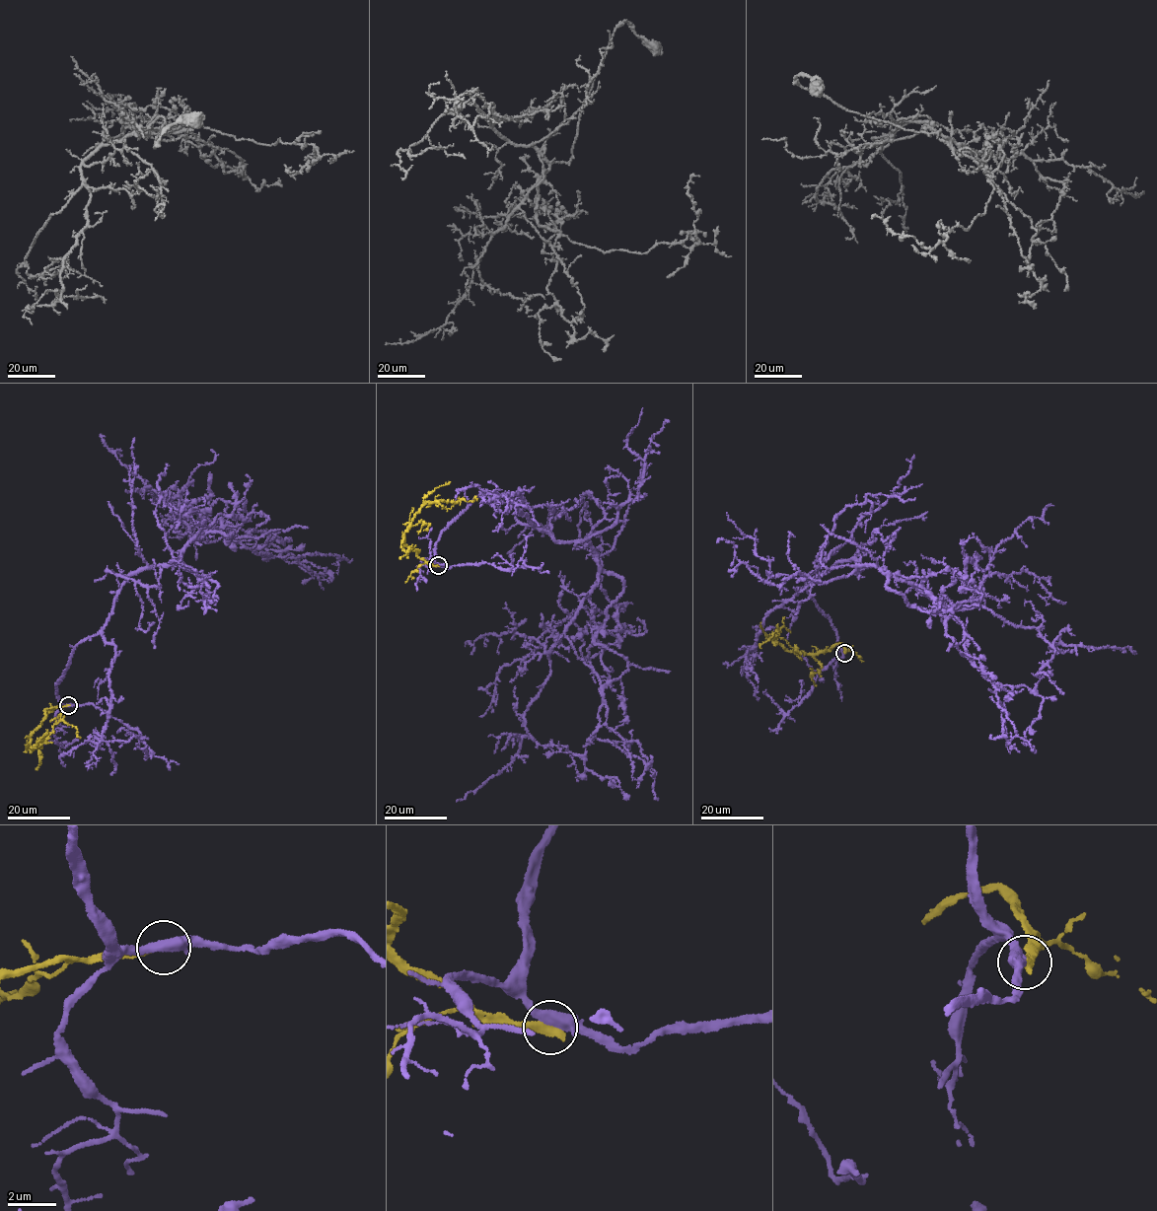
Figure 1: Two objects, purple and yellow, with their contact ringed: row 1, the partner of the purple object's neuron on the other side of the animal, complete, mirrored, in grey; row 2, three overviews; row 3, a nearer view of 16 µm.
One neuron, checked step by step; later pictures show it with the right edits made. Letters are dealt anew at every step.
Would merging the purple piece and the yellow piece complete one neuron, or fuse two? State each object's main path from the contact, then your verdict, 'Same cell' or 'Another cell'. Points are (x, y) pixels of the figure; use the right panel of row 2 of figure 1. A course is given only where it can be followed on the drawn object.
Course of purple: (844, 653), (805, 578), (849, 560), (948, 605), (991, 609), (1052, 645), (1133, 654). Course of yellow: (844, 653), (845, 649), (840, 644), (816, 654), (789, 651), (773, 638), (778, 630), (759, 645), (760, 648). Another cell

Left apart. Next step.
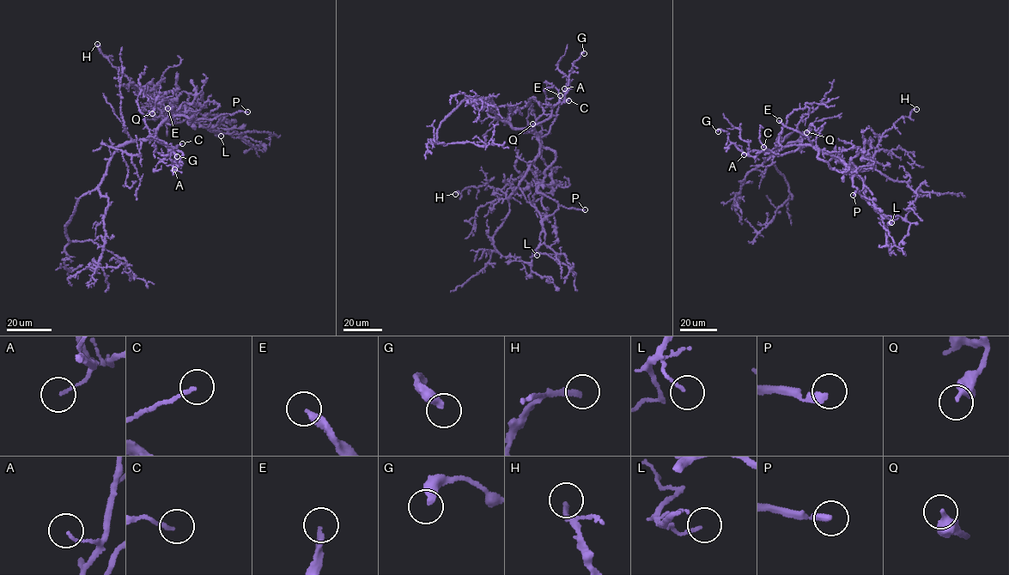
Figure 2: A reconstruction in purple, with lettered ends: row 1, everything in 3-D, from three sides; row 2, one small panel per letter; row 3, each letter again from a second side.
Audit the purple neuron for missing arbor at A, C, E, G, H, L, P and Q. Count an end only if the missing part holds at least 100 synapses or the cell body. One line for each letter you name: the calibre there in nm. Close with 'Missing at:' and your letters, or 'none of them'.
E: Thickness 240 nm
P: Thickness 300 nm
Missing at: E, P

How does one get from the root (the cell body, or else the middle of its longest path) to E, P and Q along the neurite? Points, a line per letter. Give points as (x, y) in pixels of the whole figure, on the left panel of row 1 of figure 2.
E: (138, 139), (146, 141), (154, 135), (173, 107), (170, 111), (167, 108)
P: (138, 139), (146, 141), (165, 120), (177, 115), (193, 116), (189, 124), (189, 118), (211, 119), (247, 111)
Q: (138, 139), (146, 141), (154, 135), (170, 115), (161, 102), (163, 97), (156, 99), (152, 113)

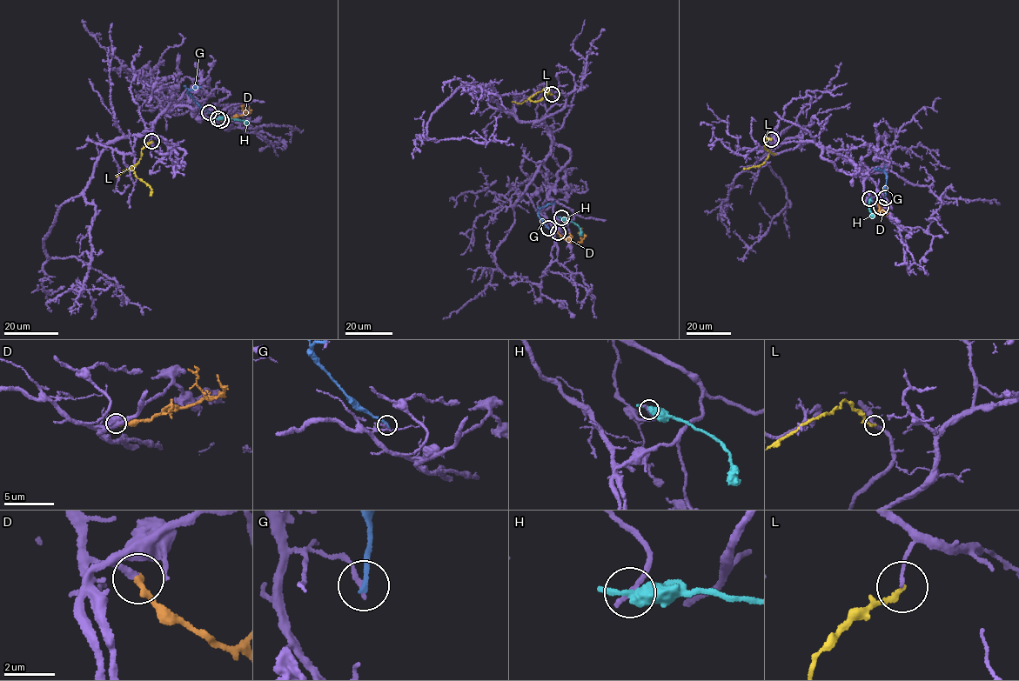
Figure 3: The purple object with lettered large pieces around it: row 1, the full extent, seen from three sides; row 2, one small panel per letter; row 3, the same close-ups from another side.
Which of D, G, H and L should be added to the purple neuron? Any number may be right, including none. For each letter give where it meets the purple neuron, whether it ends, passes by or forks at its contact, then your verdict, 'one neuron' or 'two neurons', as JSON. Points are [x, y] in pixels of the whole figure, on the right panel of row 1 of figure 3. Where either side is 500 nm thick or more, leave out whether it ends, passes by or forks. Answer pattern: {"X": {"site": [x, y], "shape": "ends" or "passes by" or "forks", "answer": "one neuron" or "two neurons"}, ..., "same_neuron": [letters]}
{"D": {"site": [881, 207], "shape": "ends", "answer": "one neuron"}, "G": {"site": [885, 197], "shape": "ends", "answer": "two neurons"}, "H": {"site": [869, 198], "answer": "two neurons"}, "L": {"site": [771, 139], "shape": "ends", "answer": "two neurons"}, "same_neuron": ["D"]}

